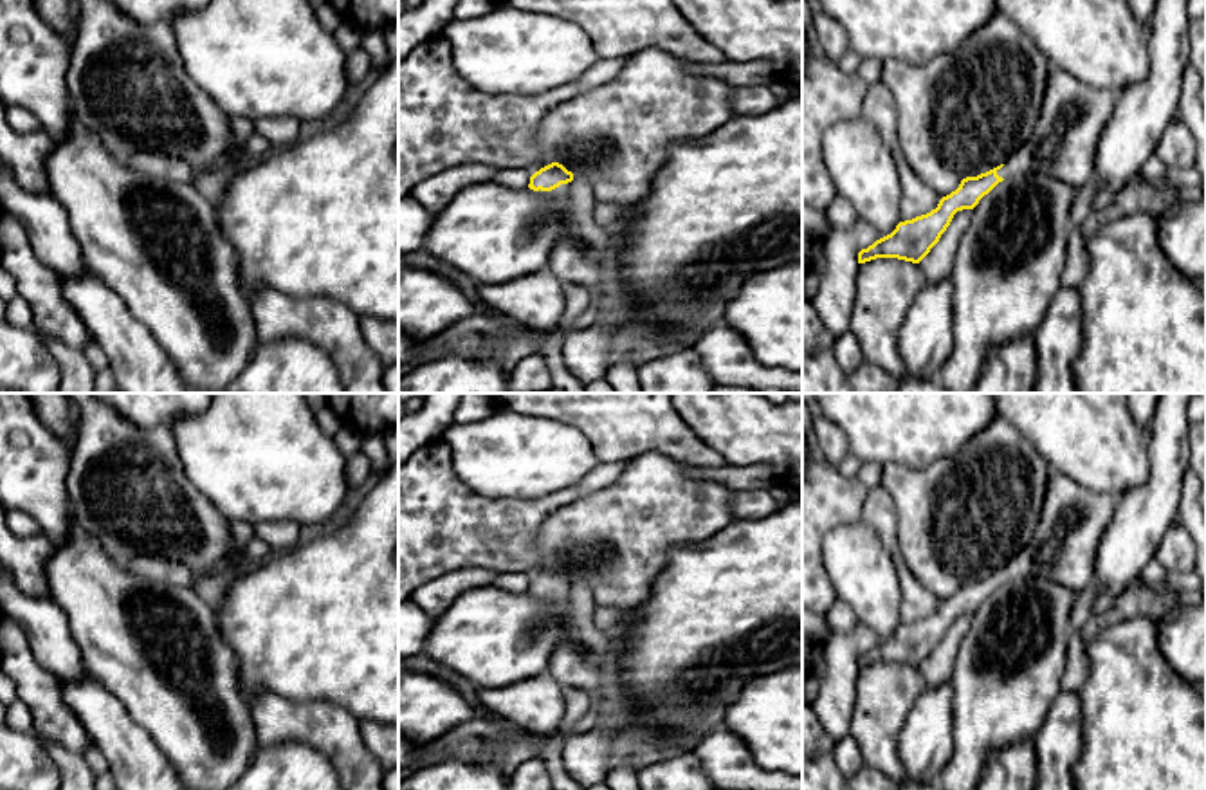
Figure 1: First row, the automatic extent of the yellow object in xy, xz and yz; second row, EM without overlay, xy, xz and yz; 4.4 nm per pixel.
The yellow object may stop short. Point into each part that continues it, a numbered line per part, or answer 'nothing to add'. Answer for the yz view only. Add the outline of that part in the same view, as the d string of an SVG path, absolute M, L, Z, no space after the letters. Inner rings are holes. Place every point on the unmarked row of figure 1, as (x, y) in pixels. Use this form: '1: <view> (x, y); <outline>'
1: yz (1073, 520); M1051 471L1046 500L1031 541L1004 566L1002 583L1026 577L1046 577L1073 590L1089 588L1094 559L1118 496L1082 487L1069 476Z

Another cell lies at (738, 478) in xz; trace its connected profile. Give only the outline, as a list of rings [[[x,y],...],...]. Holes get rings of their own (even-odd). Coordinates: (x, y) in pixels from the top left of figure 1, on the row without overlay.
[[[755,464],[746,467],[692,467],[683,465],[681,471],[694,480],[712,480],[726,485],[732,491],[752,489],[757,483],[766,483],[773,478],[773,469],[768,464]]]

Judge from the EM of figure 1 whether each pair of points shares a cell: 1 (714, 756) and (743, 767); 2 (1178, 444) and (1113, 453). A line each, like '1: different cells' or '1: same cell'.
1: same cell
2: different cells

